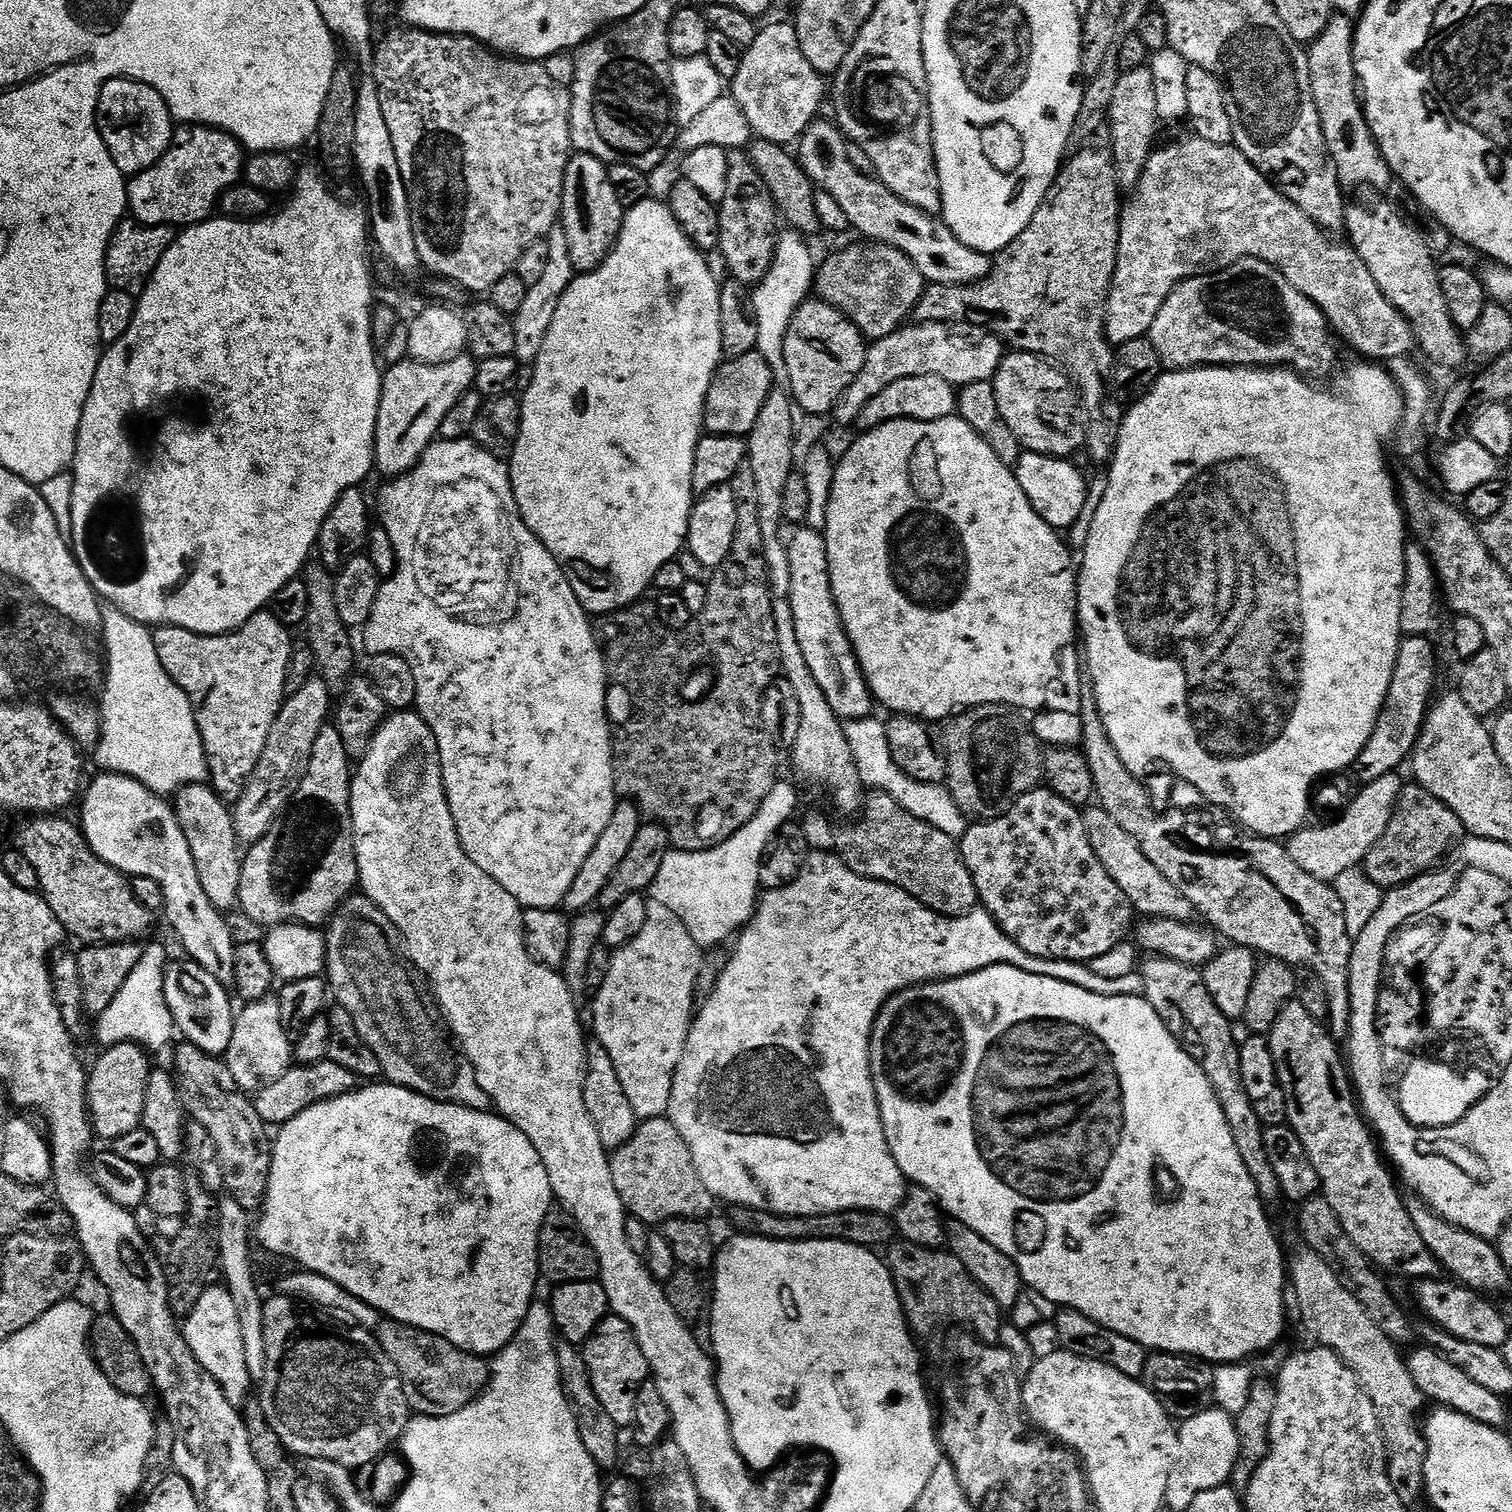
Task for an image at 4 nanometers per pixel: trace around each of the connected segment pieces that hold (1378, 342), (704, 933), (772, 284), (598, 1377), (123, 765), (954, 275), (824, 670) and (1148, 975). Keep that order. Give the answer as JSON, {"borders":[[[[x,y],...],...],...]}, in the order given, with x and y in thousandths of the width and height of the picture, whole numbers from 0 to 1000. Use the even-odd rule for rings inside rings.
{"borders":[[[[789,89],[786,93],[780,93],[778,95],[771,96],[771,98],[765,97],[761,104],[758,107],[758,110],[754,116],[754,120],[751,121],[750,126],[747,130],[749,130],[747,132],[745,130],[745,134],[741,139],[739,171],[738,171],[735,190],[733,193],[733,204],[730,208],[730,221],[733,223],[733,228],[740,229],[747,226],[749,224],[759,223],[761,220],[762,214],[766,208],[766,205],[769,205],[769,200],[771,200],[771,197],[783,185],[786,185],[788,183],[798,183],[800,180],[807,180],[811,176],[813,176],[821,171],[829,169],[845,177],[851,184],[851,187],[853,187],[853,189],[856,189],[856,192],[858,192],[864,197],[866,197],[866,200],[872,202],[876,210],[878,211],[880,219],[886,224],[887,222],[899,235],[897,236],[905,239],[918,239],[915,238],[926,238],[931,232],[935,232],[934,216],[932,216],[930,210],[919,200],[917,194],[914,194],[914,192],[911,192],[911,187],[909,187],[906,179],[903,179],[903,173],[901,173],[899,169],[891,161],[883,161],[881,159],[883,158],[879,154],[876,153],[875,151],[872,151],[866,143],[861,142],[861,139],[858,139],[858,136],[856,136],[856,134],[851,132],[843,121],[839,117],[835,116],[827,107],[827,104],[824,104],[824,102],[821,102],[820,99],[815,95],[798,94]]],[[[515,517],[507,525],[504,533],[482,556],[464,563],[442,562],[438,567],[435,581],[430,588],[432,596],[443,602],[450,608],[451,612],[456,615],[456,620],[464,628],[470,628],[483,622],[497,608],[500,603],[501,591],[501,570],[507,557],[518,545],[522,544],[526,537],[526,524],[522,519]]],[[[524,152],[519,153],[514,158],[513,164],[511,167],[511,173],[508,175],[507,180],[503,183],[503,187],[497,191],[497,203],[496,204],[501,216],[501,226],[500,227],[500,232],[504,234],[504,237],[509,242],[511,243],[511,249],[516,250],[519,249],[519,224],[520,224],[520,218],[524,212],[524,208],[528,206],[529,202],[535,198],[536,194],[538,190],[540,185],[540,173],[537,173],[537,167],[532,162],[533,160],[531,155],[528,155]]],[[[403,869],[400,870],[399,874],[393,880],[393,882],[390,882],[390,885],[385,890],[385,894],[388,901],[388,906],[390,907],[390,917],[392,917],[396,927],[398,927],[398,933],[401,933],[401,935],[403,935],[403,938],[406,938],[408,944],[411,946],[415,945],[419,938],[421,921],[430,912],[429,901],[419,885],[418,878],[411,870]]],[[[74,400],[67,401],[67,425],[71,435],[69,435],[69,458],[66,469],[66,488],[62,499],[65,510],[89,515],[94,517],[101,524],[110,527],[123,519],[137,517],[138,504],[133,486],[131,485],[126,463],[107,440],[101,425],[101,417],[86,409]]],[[[540,78],[528,93],[528,108],[540,125],[549,128],[562,145],[563,150],[569,153],[572,159],[588,161],[597,165],[614,188],[646,188],[655,181],[657,170],[639,163],[626,148],[618,148],[614,141],[597,134],[579,116],[571,116],[560,104],[560,91],[550,79]]],[[[534,348],[527,349],[524,352],[526,353],[524,358],[522,356],[520,360],[522,372],[521,397],[525,407],[525,417],[528,418],[528,427],[530,427],[530,435],[533,435],[538,451],[544,454],[544,459],[546,459],[546,464],[549,464],[549,470],[552,470],[554,475],[558,478],[575,476],[578,469],[577,458],[550,397],[545,353]]],[[[760,632],[759,636],[753,638],[753,642],[755,649],[757,650],[757,661],[761,663],[761,665],[763,665],[763,668],[766,671],[766,673],[769,673],[769,676],[771,679],[771,681],[774,684],[781,693],[787,700],[790,700],[790,702],[792,702],[792,705],[795,708],[795,710],[798,710],[798,713],[800,716],[800,718],[803,721],[803,726],[806,726],[806,731],[808,731],[808,737],[811,737],[811,745],[813,745],[813,750],[816,753],[816,758],[819,758],[819,763],[821,763],[821,769],[824,769],[824,774],[827,774],[827,779],[829,779],[829,784],[832,787],[833,793],[836,794],[837,797],[841,798],[841,796],[847,796],[848,792],[847,790],[847,785],[845,784],[845,776],[843,776],[843,771],[840,771],[840,766],[837,766],[837,758],[836,757],[836,747],[837,744],[834,743],[832,737],[829,737],[829,731],[827,731],[827,726],[824,724],[824,718],[821,718],[821,702],[820,702],[820,691],[819,690],[819,685],[815,683],[816,680],[815,675],[811,673],[811,671],[808,671],[808,668],[806,668],[806,665],[803,665],[803,660],[800,660],[800,655],[798,655],[798,649],[796,649],[796,642],[790,638],[782,638],[782,636],[776,636],[771,632]]]]}

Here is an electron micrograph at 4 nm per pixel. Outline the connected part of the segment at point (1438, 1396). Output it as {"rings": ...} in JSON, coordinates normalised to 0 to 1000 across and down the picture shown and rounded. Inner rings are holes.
{"rings":[[[944,890],[935,891],[934,895],[931,895],[930,901],[931,906],[935,911],[935,917],[938,917],[942,927],[948,929],[958,931],[962,934],[970,935],[970,938],[975,938],[975,940],[980,940],[986,944],[994,945],[997,939],[997,934],[995,932],[995,927],[981,917],[977,917],[972,910],[967,909],[953,894],[950,894]],[[937,892],[937,892],[936,892]]]}

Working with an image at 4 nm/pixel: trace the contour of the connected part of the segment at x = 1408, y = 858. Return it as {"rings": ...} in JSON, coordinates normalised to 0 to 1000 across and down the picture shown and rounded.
{"rings":[[[929,518],[919,544],[914,554],[911,554],[911,557],[906,560],[901,575],[906,581],[906,583],[909,583],[912,587],[925,587],[927,585],[932,585],[942,577],[948,576],[956,568],[954,566],[960,560],[960,563],[964,560],[966,553],[966,542],[964,538],[962,538],[962,536],[959,536],[959,533],[948,528],[948,525],[944,524],[940,519]]]}

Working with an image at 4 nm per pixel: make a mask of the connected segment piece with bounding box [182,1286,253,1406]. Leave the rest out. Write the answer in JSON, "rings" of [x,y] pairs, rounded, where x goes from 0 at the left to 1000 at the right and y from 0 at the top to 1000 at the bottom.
{"rings":[[[150,851],[138,852],[132,857],[130,866],[124,870],[124,874],[121,874],[120,883],[126,890],[128,898],[138,909],[144,913],[149,925],[157,930],[161,929],[161,926],[164,923],[164,915],[167,915],[167,909],[164,907],[163,898],[161,897],[161,888],[160,888],[160,880],[157,874],[157,866],[155,866],[155,858],[152,858]]]}

